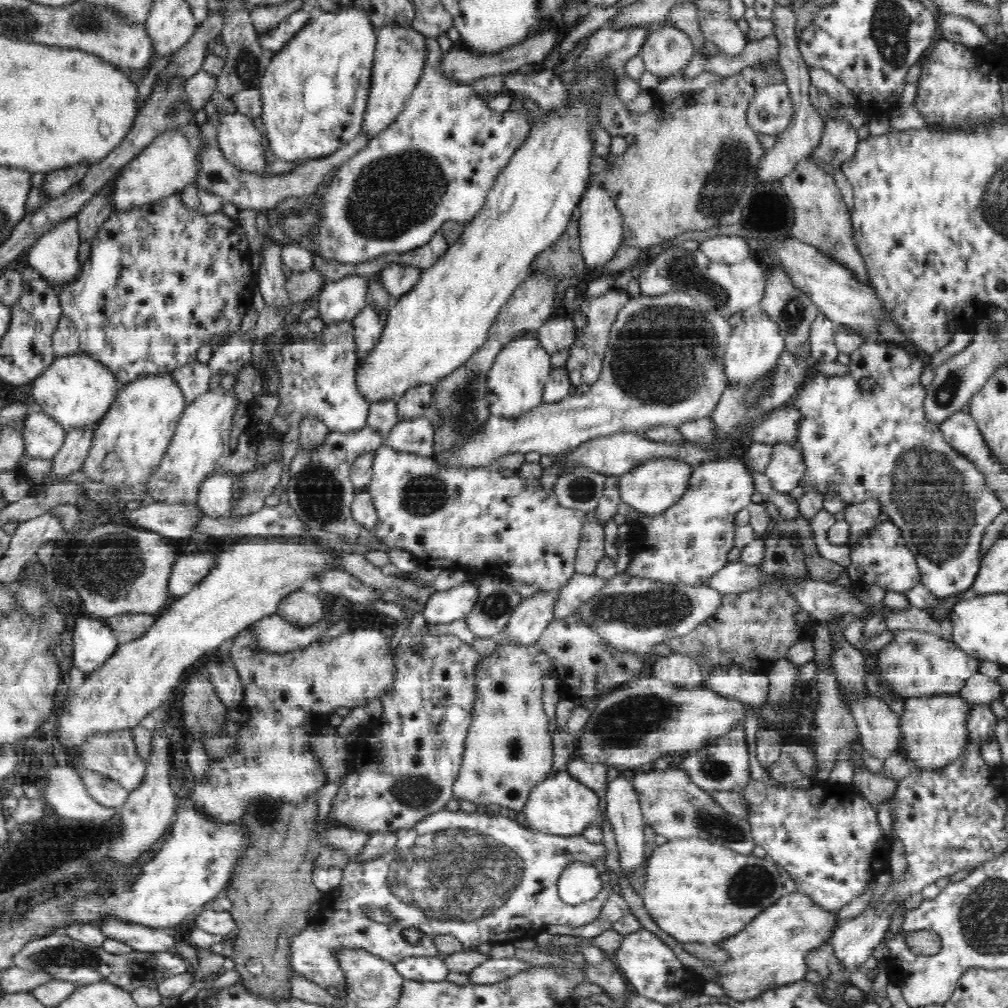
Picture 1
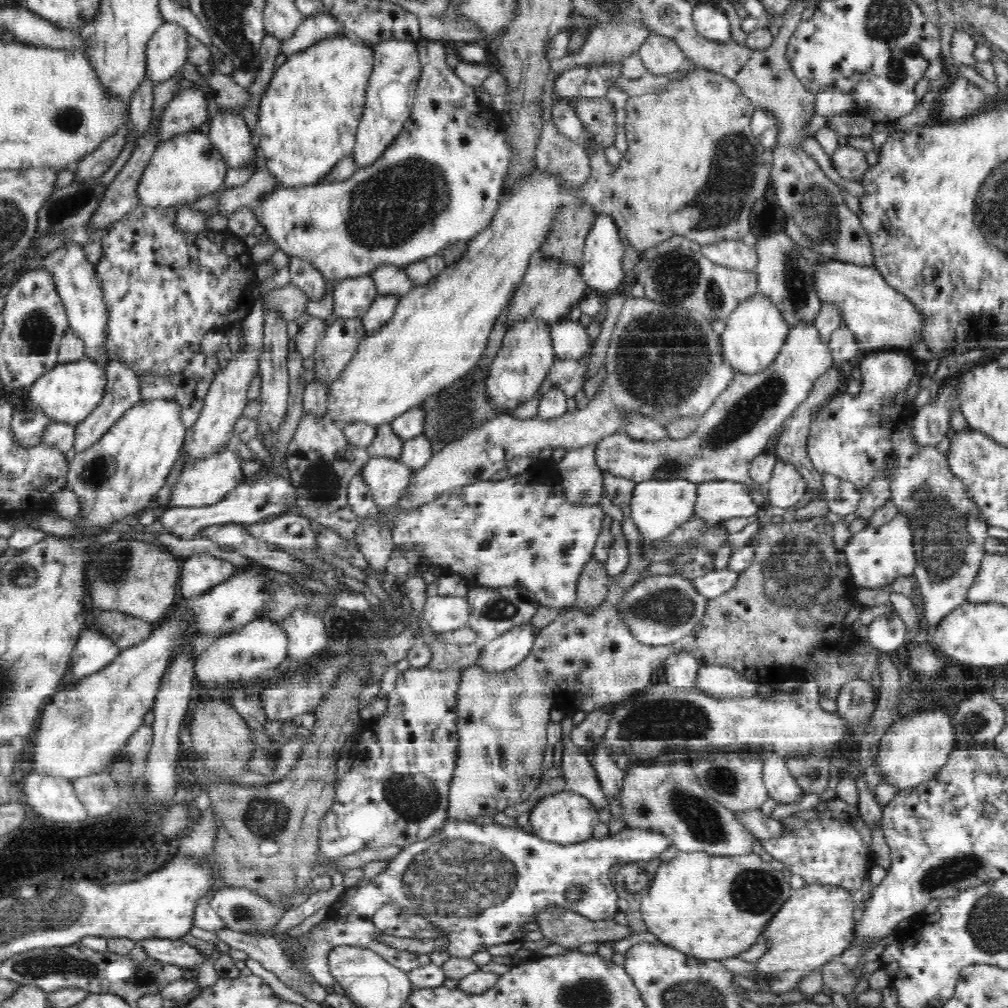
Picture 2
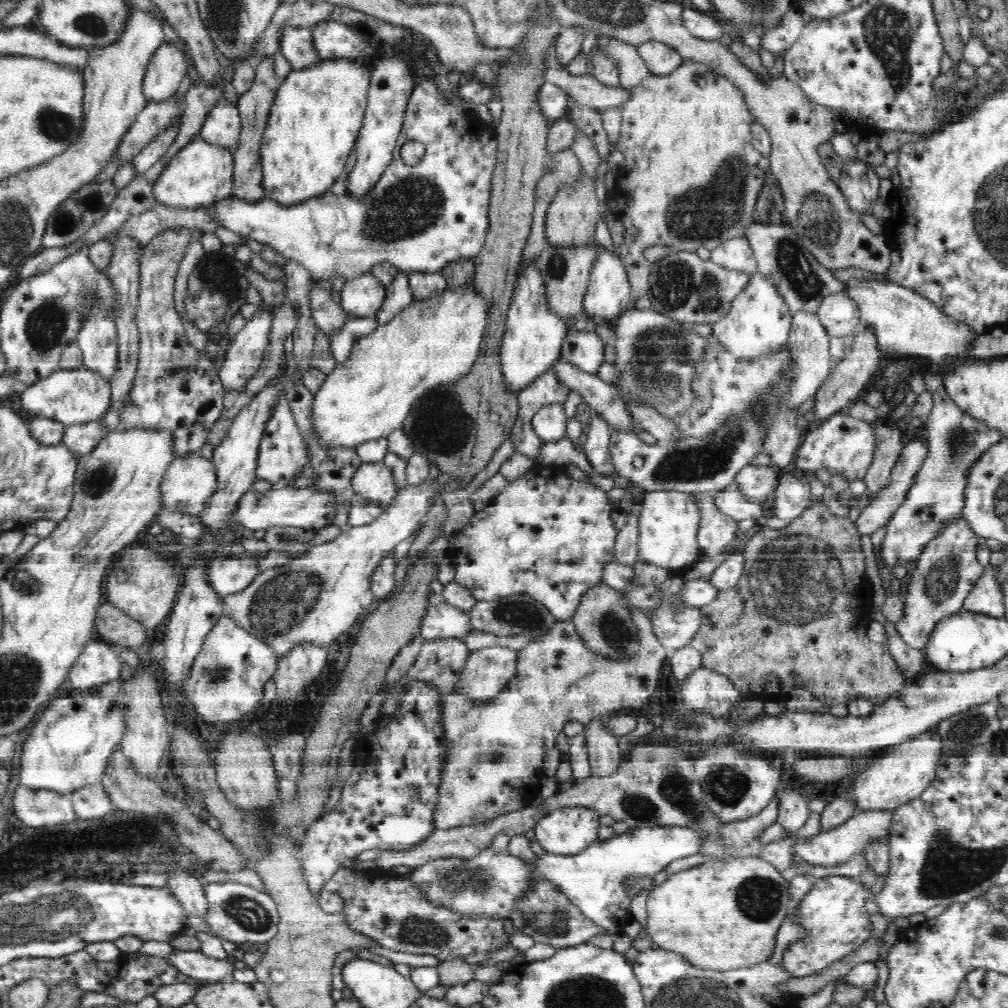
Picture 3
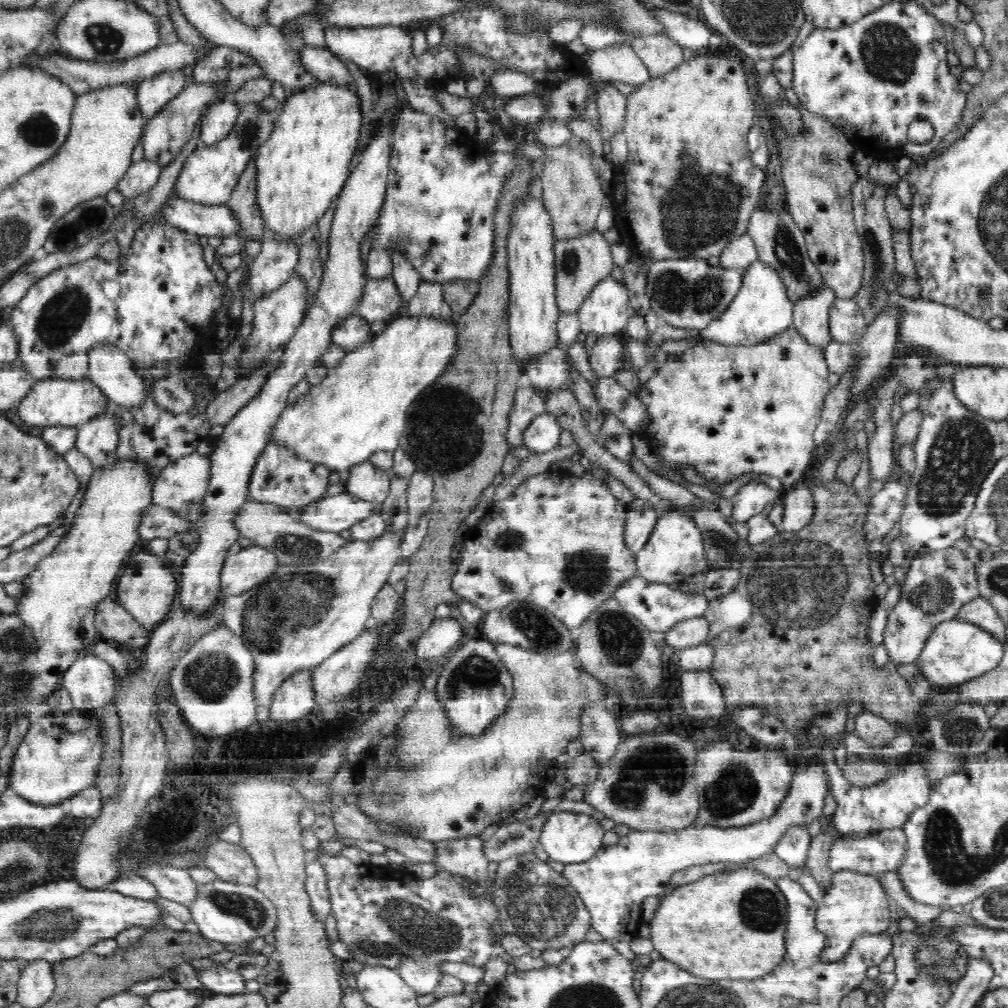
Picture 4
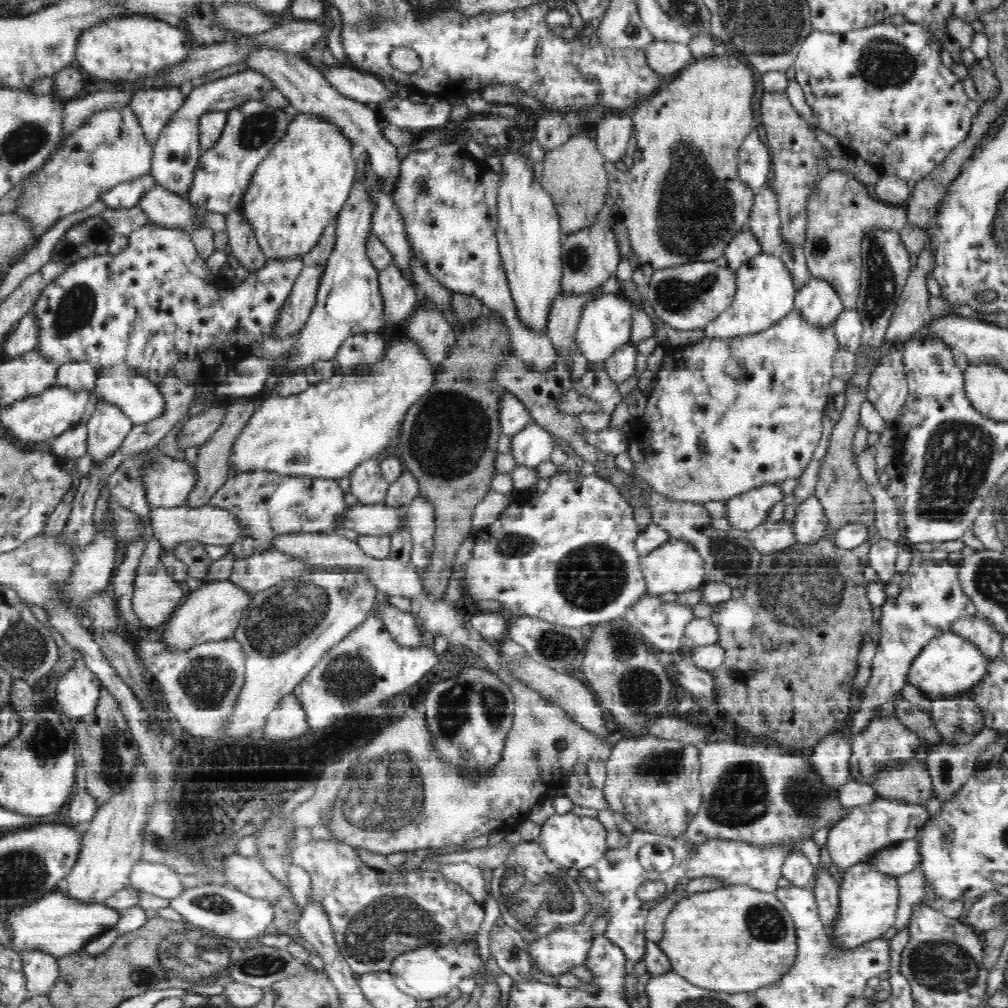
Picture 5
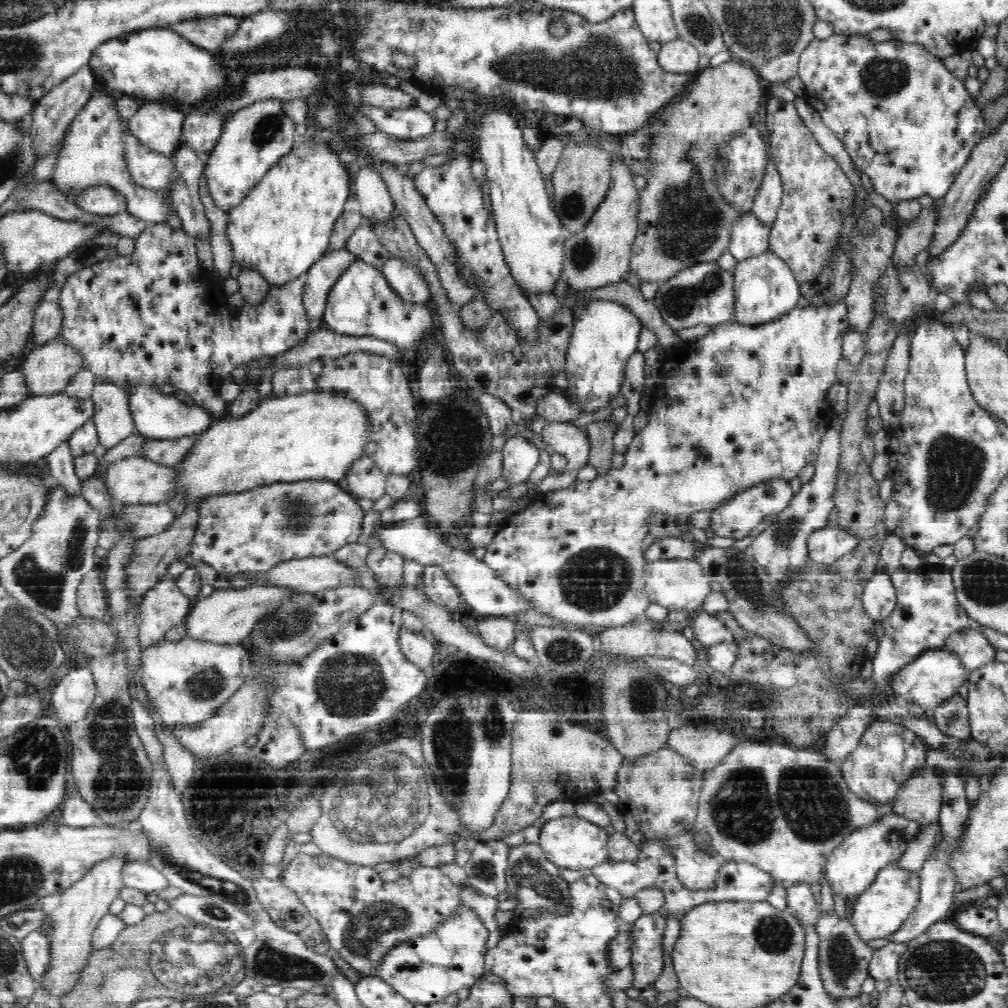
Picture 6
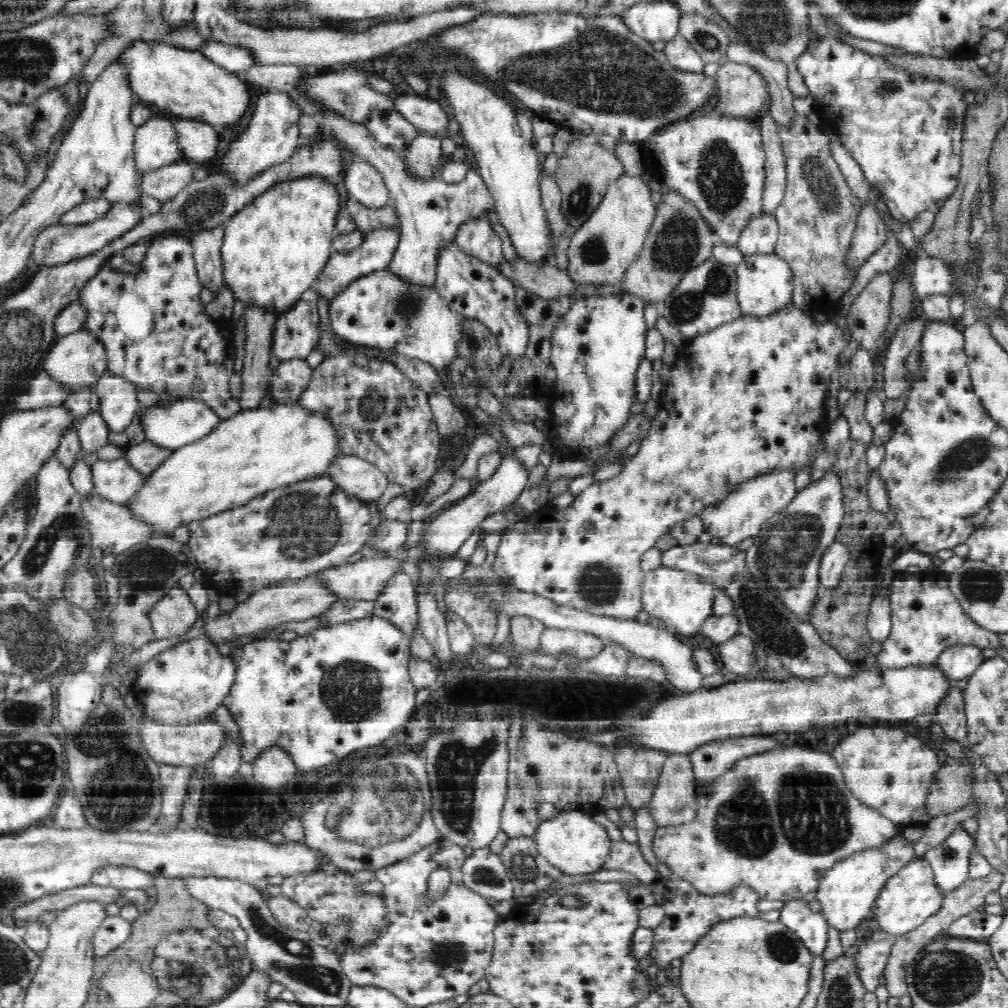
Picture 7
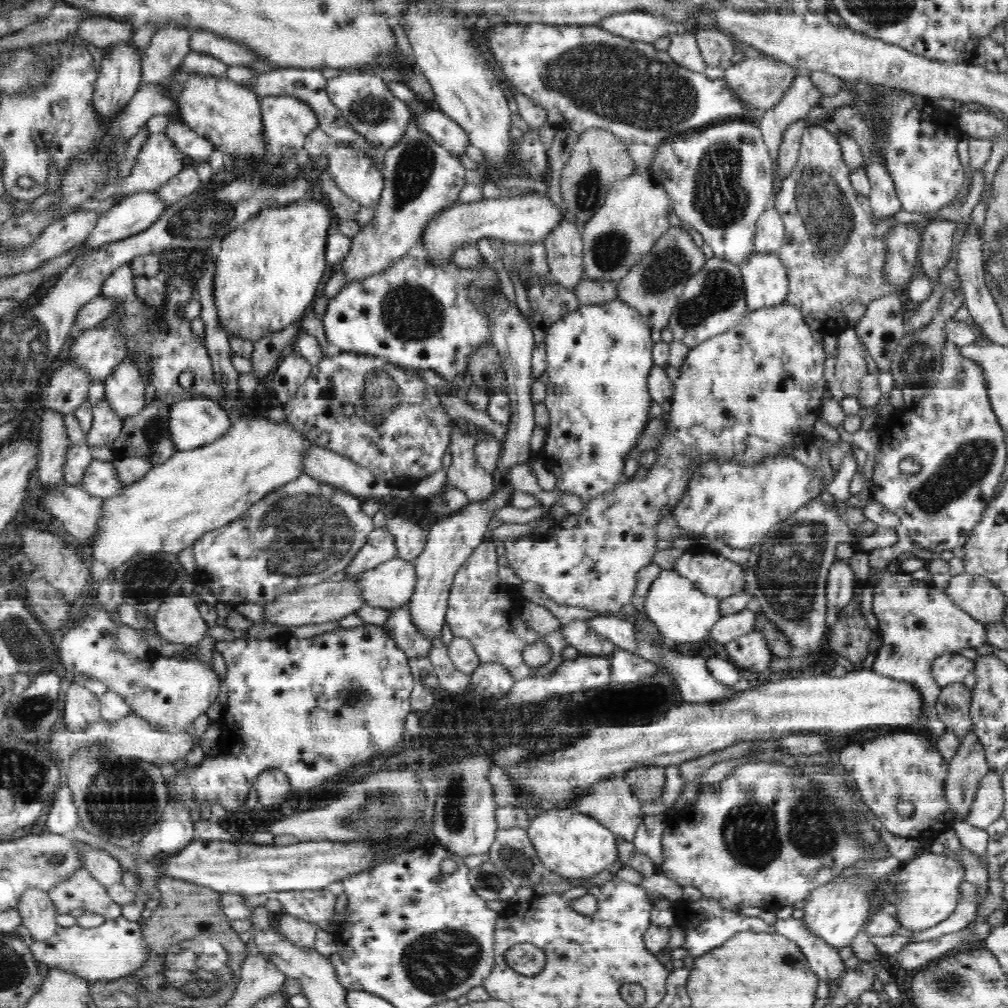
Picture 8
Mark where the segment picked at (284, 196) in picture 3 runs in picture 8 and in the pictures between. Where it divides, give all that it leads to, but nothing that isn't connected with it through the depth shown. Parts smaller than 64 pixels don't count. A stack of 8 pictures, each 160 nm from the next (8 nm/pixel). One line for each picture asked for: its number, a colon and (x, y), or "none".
4: (301, 168)
5: (302, 185)
6: (282, 227)
7: (273, 251)
8: (270, 269)

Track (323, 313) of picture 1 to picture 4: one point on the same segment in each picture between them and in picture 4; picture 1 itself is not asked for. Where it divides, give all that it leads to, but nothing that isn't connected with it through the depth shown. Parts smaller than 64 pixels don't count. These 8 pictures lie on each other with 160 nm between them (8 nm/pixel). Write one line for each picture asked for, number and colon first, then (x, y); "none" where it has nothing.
2: (351, 297)
3: (362, 296)
4: (381, 301)

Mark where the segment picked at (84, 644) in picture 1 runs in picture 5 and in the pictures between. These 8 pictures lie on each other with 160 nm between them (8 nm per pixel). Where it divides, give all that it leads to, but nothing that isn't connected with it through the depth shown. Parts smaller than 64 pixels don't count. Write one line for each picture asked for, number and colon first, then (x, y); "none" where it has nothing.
2: (94, 651)
3: (98, 664)
4: (90, 682)
5: (78, 690)

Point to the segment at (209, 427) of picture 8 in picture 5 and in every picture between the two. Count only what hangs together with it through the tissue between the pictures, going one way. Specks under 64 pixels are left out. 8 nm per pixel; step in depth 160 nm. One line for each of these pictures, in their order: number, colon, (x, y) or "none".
5: (139, 398)
6: (157, 416)
7: (186, 421)

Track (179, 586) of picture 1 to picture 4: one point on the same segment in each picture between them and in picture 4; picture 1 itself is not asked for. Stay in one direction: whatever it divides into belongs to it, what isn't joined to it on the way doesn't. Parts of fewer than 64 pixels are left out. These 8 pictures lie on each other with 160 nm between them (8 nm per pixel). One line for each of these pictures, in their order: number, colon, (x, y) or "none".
2: (199, 574)
3: (229, 575)
4: (251, 566)

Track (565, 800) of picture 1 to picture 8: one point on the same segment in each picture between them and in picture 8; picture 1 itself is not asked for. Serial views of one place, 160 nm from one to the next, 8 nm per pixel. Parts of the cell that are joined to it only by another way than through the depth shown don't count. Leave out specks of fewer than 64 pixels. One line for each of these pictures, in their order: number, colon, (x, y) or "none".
2: (566, 817)
3: (565, 831)
4: (568, 837)
5: (572, 841)
6: (574, 843)
7: (571, 841)
8: (570, 844)

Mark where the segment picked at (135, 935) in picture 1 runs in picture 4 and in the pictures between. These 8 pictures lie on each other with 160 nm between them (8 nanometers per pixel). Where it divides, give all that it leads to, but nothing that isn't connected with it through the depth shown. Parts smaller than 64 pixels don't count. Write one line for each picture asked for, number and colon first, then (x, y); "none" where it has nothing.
2: (177, 952)
3: (198, 966)
4: (217, 979)

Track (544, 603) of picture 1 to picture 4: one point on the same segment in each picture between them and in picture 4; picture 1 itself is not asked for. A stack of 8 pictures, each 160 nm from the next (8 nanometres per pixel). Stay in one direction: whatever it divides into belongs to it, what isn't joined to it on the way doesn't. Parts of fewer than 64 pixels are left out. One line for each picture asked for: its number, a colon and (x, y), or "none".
2: (506, 651)
3: (487, 671)
4: (474, 687)

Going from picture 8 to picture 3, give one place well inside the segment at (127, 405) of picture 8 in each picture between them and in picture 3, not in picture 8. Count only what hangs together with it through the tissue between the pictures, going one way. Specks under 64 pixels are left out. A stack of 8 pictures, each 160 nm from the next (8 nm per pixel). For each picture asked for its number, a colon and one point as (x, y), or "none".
3: (82, 438)
4: (97, 439)
5: (108, 426)
6: (113, 420)
7: (118, 403)

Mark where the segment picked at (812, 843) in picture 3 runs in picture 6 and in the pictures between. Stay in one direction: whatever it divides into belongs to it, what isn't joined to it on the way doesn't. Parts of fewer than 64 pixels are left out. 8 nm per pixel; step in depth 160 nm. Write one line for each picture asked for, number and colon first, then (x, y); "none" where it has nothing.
4: (884, 851)
5: (901, 858)
6: (918, 850)

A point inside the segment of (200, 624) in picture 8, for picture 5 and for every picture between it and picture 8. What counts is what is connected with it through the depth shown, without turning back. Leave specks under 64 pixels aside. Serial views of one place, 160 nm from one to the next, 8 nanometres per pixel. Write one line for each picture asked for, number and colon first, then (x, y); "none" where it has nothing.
5: (156, 596)
6: (165, 606)
7: (175, 615)

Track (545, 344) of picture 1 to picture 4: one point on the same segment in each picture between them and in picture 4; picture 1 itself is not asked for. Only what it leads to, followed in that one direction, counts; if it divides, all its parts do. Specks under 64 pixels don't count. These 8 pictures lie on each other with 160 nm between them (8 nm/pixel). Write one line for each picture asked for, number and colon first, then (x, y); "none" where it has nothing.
2: (569, 339)
3: (584, 349)
4: (606, 357)

